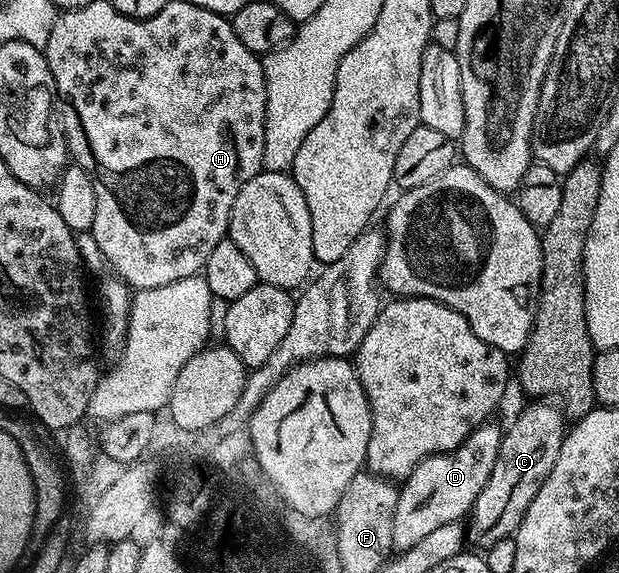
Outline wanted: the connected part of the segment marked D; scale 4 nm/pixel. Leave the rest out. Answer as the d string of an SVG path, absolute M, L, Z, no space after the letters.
M494 424L479 425L464 439L462 445L424 459L401 482L392 529L395 550L416 547L416 543L427 538L432 531L444 527L444 523L462 521L473 509L480 491L484 491L488 483L488 475L492 475L492 467L496 467L504 429Z

